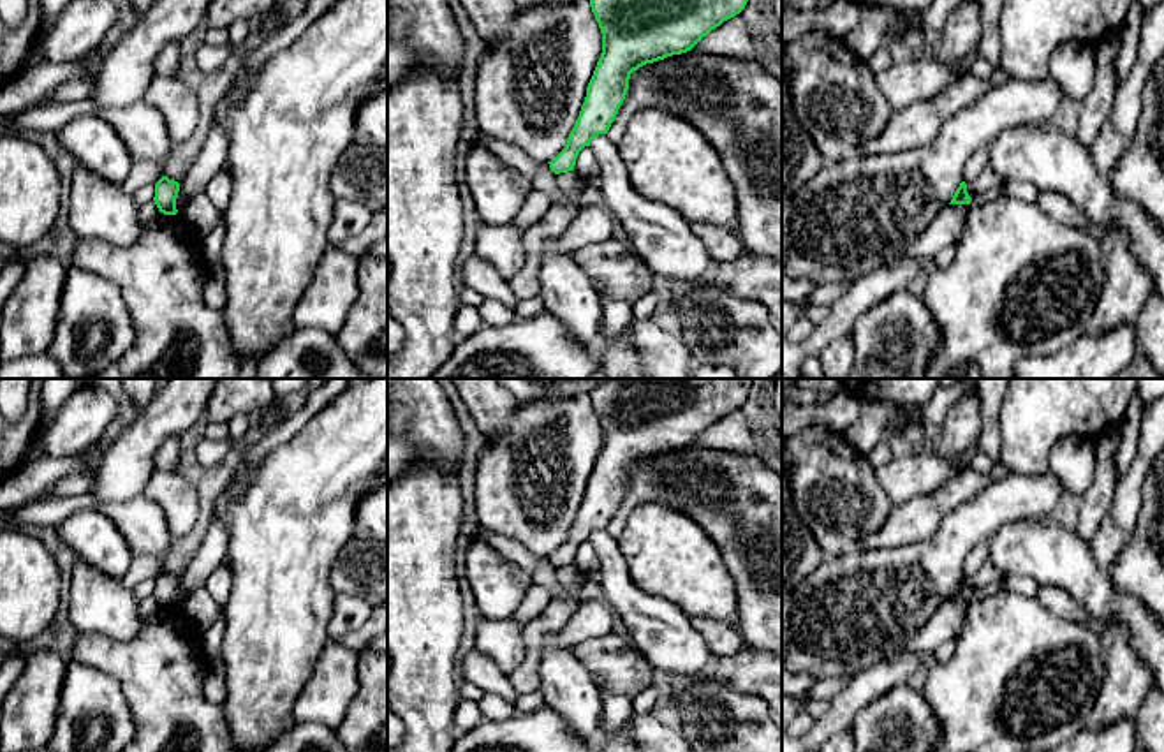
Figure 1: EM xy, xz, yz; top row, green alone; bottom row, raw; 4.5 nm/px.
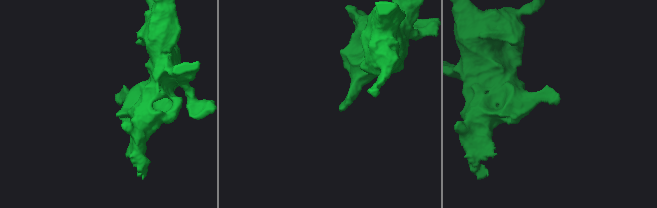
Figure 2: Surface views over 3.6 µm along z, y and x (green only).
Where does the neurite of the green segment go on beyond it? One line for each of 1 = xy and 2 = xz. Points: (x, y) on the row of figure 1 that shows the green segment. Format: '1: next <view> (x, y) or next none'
1: next none
2: next none

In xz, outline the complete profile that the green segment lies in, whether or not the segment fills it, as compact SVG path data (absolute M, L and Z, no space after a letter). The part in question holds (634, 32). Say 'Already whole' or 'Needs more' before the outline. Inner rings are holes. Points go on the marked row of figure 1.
Already whole. M590 0L602 33L602 53L586 86L565 148L551 160L555 174L574 171L576 159L599 134L608 134L634 70L690 51L748 0Z

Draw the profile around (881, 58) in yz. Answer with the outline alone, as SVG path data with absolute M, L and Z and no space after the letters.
M888 42L880 44L875 49L875 53L868 60L865 60L865 63L868 65L872 74L877 74L877 72L888 69L893 63L889 44Z

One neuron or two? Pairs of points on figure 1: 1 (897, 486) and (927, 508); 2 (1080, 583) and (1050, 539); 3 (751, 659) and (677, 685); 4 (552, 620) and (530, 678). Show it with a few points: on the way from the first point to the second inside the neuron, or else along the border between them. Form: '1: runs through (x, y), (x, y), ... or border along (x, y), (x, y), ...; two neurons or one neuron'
1: border along (950, 478), (932, 492), (893, 506); two neurons
2: runs through (1078, 573), (1055, 550); one neuron
3: border along (705, 673), (745, 693); two neurons
4: runs through (537, 634), (532, 643), (530, 664); one neuron

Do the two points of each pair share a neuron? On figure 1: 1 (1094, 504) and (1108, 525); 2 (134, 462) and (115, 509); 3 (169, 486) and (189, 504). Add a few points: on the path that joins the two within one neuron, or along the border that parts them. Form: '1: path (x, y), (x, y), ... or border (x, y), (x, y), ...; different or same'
1: border (1106, 513), (1090, 543); different
2: border (90, 492), (104, 501), (129, 501), (141, 493); different
3: path (175, 492), (184, 501); same

